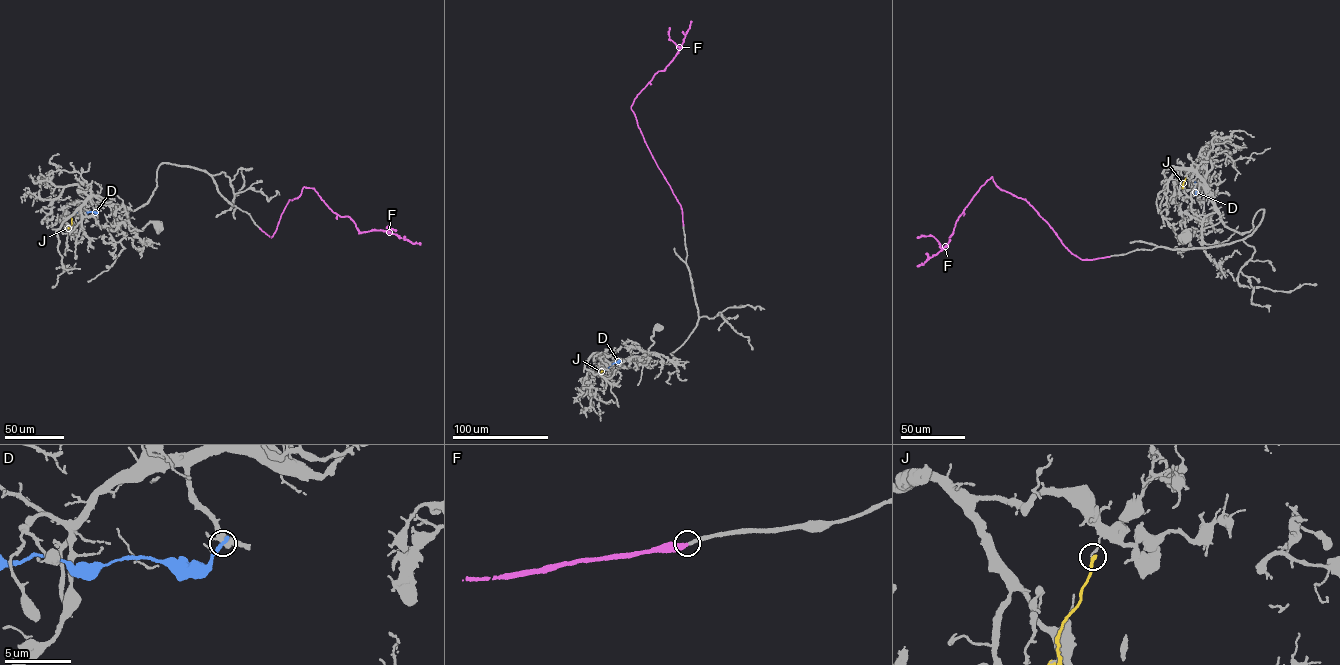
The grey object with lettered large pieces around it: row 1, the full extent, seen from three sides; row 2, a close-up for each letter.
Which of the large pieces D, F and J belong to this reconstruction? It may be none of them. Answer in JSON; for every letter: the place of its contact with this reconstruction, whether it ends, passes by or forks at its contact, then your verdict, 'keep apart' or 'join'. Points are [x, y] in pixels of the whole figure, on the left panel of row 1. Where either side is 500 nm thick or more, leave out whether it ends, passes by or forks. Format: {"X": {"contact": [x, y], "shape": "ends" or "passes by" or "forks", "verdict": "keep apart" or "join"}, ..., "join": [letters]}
{"D": {"contact": [98, 210], "shape": "ends", "verdict": "keep apart"}, "F": {"contact": [259, 228], "shape": "ends", "verdict": "join"}, "J": {"contact": [69, 215], "shape": "ends", "verdict": "keep apart"}, "join": ["F"]}

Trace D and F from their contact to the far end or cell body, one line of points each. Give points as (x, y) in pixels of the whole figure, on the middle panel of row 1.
D: (619, 359), (605, 369)
F: (683, 226), (680, 204), (653, 157), (630, 107), (655, 73), (673, 60), (691, 20)

